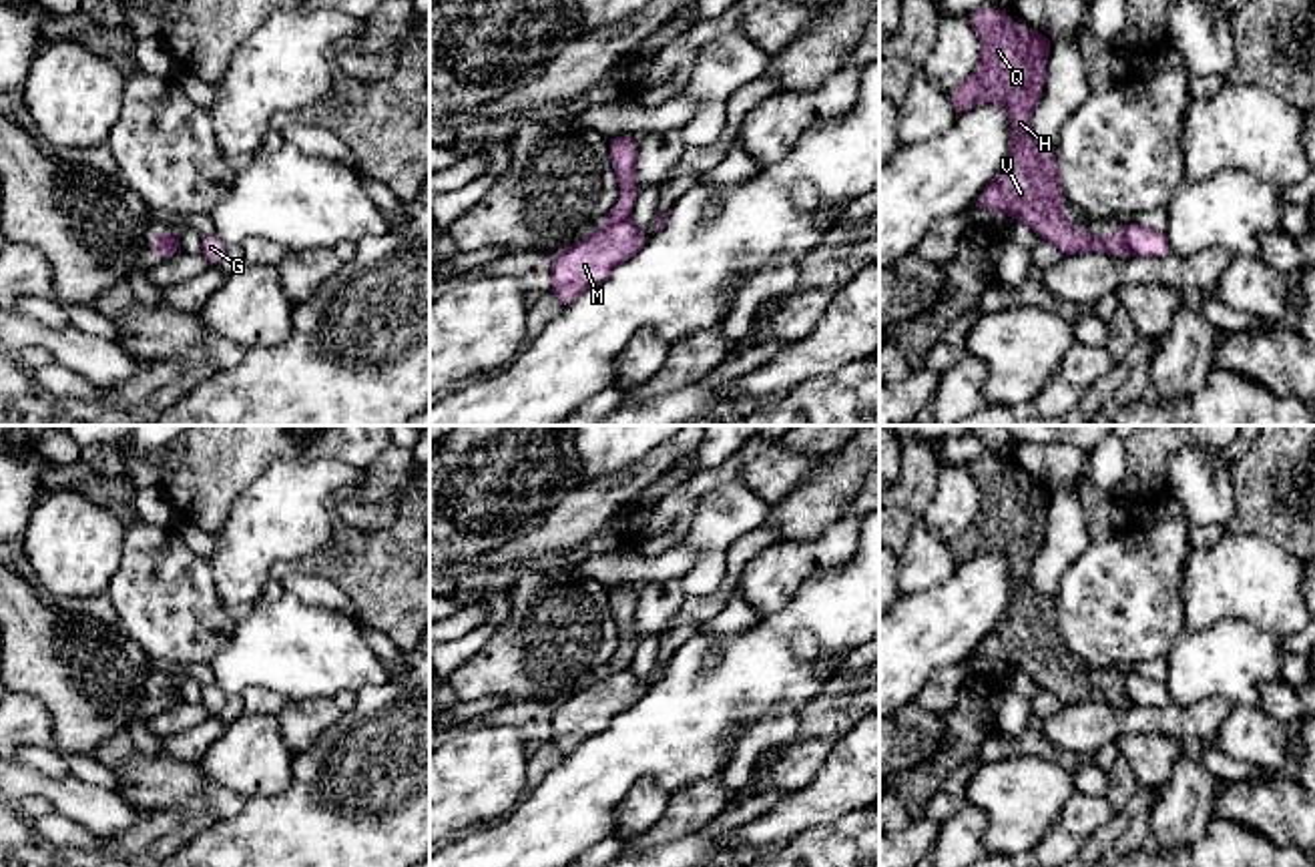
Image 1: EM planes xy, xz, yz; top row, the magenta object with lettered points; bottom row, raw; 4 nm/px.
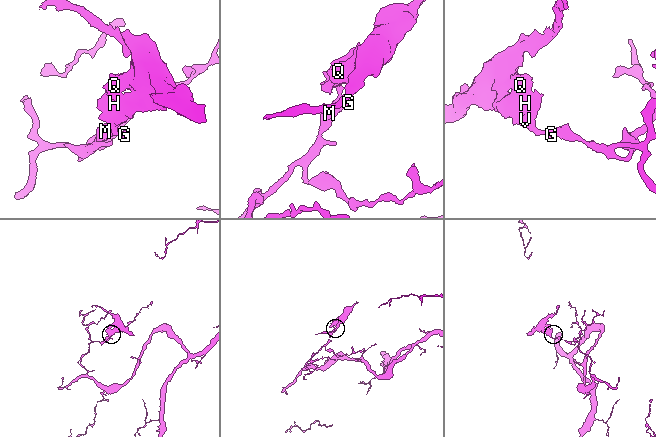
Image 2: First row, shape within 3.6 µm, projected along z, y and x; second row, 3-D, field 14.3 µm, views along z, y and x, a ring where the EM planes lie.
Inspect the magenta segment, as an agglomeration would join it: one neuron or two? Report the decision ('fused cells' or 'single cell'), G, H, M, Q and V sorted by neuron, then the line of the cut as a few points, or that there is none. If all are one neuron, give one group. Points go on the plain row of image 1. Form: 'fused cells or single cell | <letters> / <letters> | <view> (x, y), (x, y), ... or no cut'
fused cells | G M / H Q V | yz (1123, 683), (1131, 699)

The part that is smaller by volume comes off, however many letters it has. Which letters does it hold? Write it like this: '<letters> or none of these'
H, Q, V

